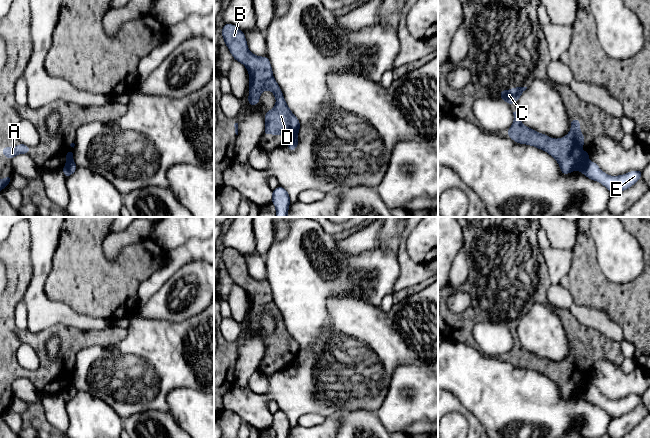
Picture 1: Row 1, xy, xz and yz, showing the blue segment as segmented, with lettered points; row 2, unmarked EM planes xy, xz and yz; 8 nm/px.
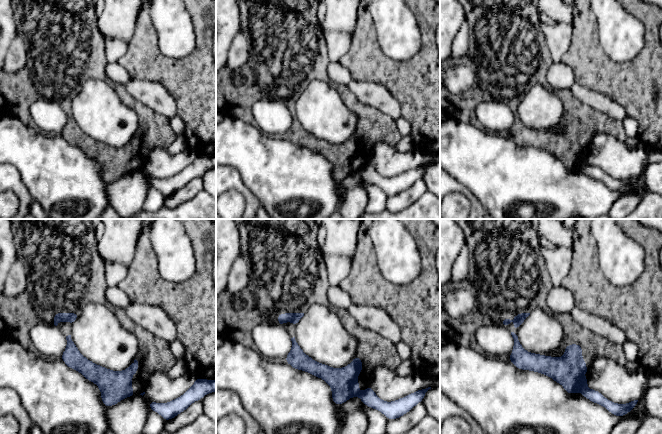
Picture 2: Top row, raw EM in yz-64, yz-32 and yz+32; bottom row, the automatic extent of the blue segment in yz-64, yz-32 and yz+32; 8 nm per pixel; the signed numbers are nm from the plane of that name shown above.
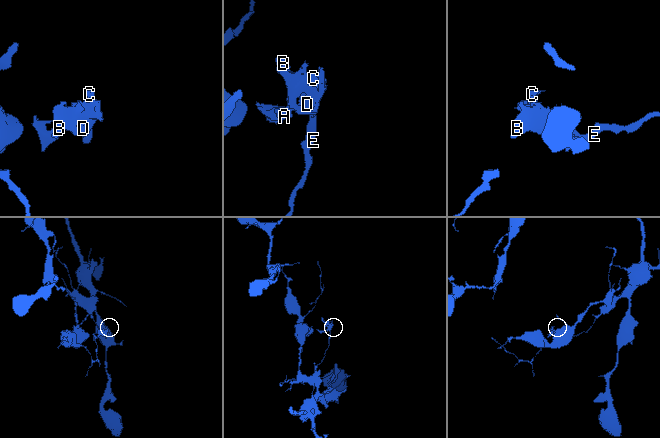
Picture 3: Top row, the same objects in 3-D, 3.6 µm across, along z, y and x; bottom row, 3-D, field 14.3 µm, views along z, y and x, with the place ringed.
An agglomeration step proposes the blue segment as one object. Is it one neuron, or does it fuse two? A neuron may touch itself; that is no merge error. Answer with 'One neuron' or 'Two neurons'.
Two neurons

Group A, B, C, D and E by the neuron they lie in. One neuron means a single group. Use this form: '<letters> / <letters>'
A B C D / E

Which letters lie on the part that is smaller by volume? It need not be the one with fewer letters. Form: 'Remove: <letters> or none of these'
Remove: A, B, C, D

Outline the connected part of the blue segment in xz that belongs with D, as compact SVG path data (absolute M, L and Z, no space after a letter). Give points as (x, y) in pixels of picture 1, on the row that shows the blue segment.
M226 23L221 33L234 60L242 63L249 73L248 104L257 105L264 90L270 90L276 98L274 108L265 112L264 135L286 134L290 136L290 140L297 137L300 130L299 119L289 109L282 90L273 77L269 58L251 53L245 34L237 26Z

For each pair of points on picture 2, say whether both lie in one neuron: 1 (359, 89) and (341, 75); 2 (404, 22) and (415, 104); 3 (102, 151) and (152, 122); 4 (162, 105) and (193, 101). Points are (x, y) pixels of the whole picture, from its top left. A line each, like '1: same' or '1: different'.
1: different
2: different
3: same
4: different

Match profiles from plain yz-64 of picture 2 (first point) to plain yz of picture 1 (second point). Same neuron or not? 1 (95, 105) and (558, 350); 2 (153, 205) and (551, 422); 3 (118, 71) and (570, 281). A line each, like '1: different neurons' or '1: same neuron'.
1: same neuron
2: same neuron
3: different neurons

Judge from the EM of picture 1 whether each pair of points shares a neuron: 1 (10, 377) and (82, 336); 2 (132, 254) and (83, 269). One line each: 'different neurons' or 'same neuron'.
1: same neuron
2: same neuron

